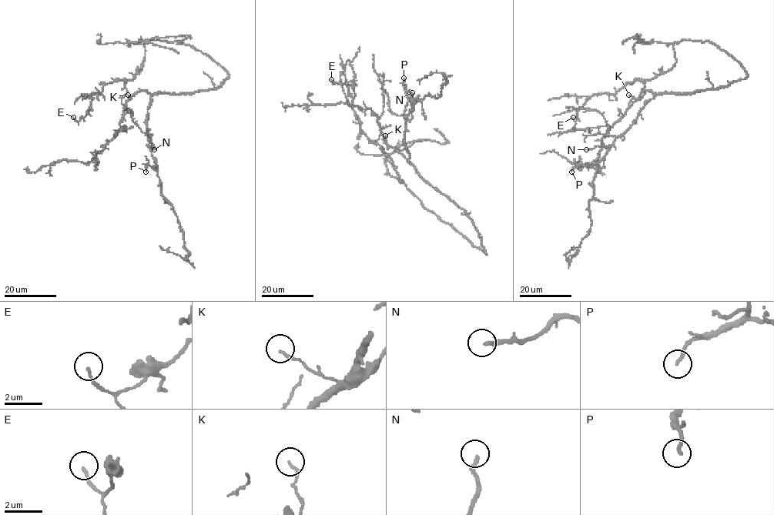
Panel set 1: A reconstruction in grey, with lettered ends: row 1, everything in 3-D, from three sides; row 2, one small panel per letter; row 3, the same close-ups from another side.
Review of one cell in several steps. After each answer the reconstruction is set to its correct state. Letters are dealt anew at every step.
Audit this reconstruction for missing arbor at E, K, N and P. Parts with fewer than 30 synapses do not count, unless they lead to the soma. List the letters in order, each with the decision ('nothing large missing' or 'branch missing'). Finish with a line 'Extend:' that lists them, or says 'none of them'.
E: nothing large missing
K: nothing large missing
N: branch missing
P: nothing large missing
Extend: N

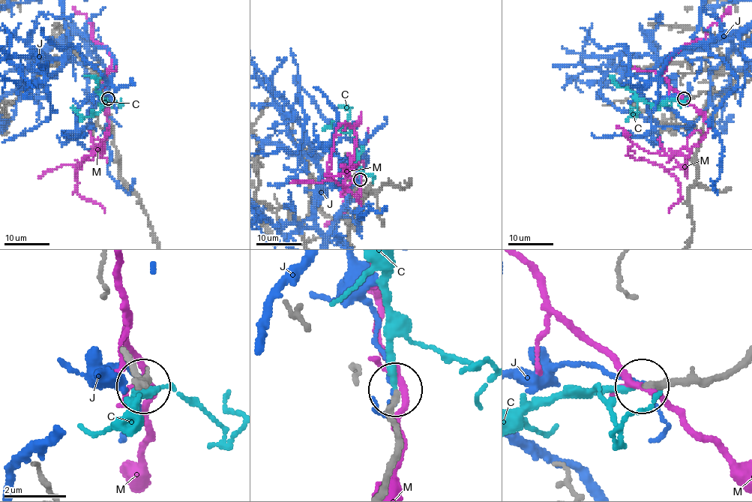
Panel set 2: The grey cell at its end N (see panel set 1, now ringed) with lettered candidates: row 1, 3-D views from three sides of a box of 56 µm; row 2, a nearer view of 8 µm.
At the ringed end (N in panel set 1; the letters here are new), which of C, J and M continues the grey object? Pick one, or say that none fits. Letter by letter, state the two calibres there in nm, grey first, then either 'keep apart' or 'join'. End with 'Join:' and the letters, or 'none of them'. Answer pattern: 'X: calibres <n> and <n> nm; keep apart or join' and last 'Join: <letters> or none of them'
C: calibres 200 and 200 nm; join
J: calibres 240 and 110 nm; keep apart
M: calibres 220 and 170 nm; keep apart
Join: C

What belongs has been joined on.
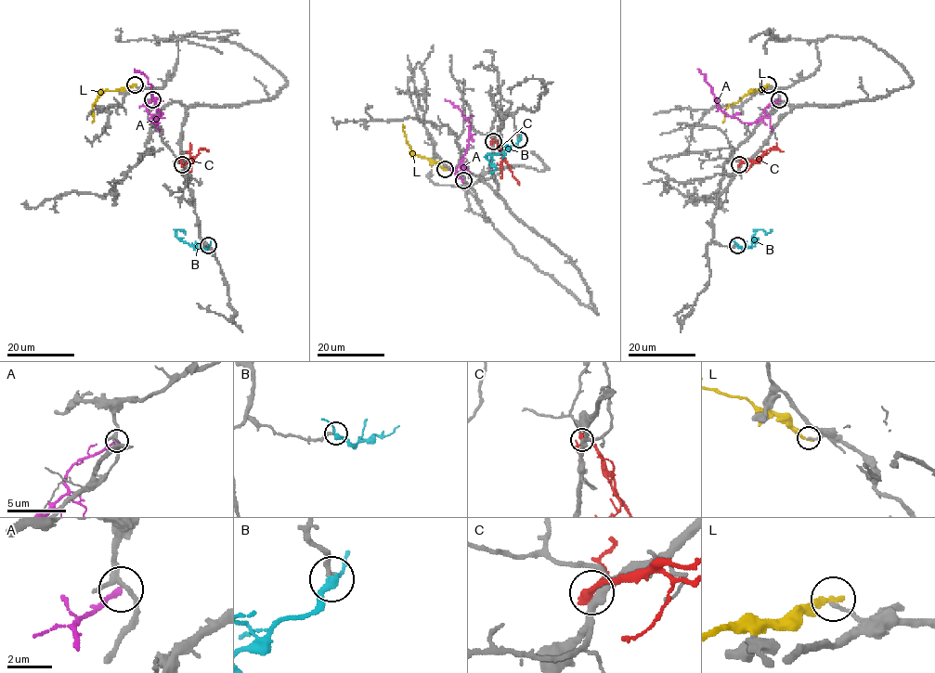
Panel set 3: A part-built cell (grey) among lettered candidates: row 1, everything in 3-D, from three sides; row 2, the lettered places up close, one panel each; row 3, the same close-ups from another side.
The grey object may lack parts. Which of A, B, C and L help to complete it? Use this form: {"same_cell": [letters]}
{"same_cell": ["B"]}

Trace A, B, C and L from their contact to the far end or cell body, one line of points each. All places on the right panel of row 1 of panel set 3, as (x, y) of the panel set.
A: (779, 99), (766, 107), (763, 115), (752, 123), (743, 123), (721, 110), (706, 75), (697, 69)
B: (737, 245), (743, 249), (749, 246), (755, 231), (759, 228), (766, 233), (771, 229)
C: (739, 164), (754, 161), (770, 149), (783, 151)
L: (768, 85), (752, 90), (731, 104), (725, 109), (723, 122)

